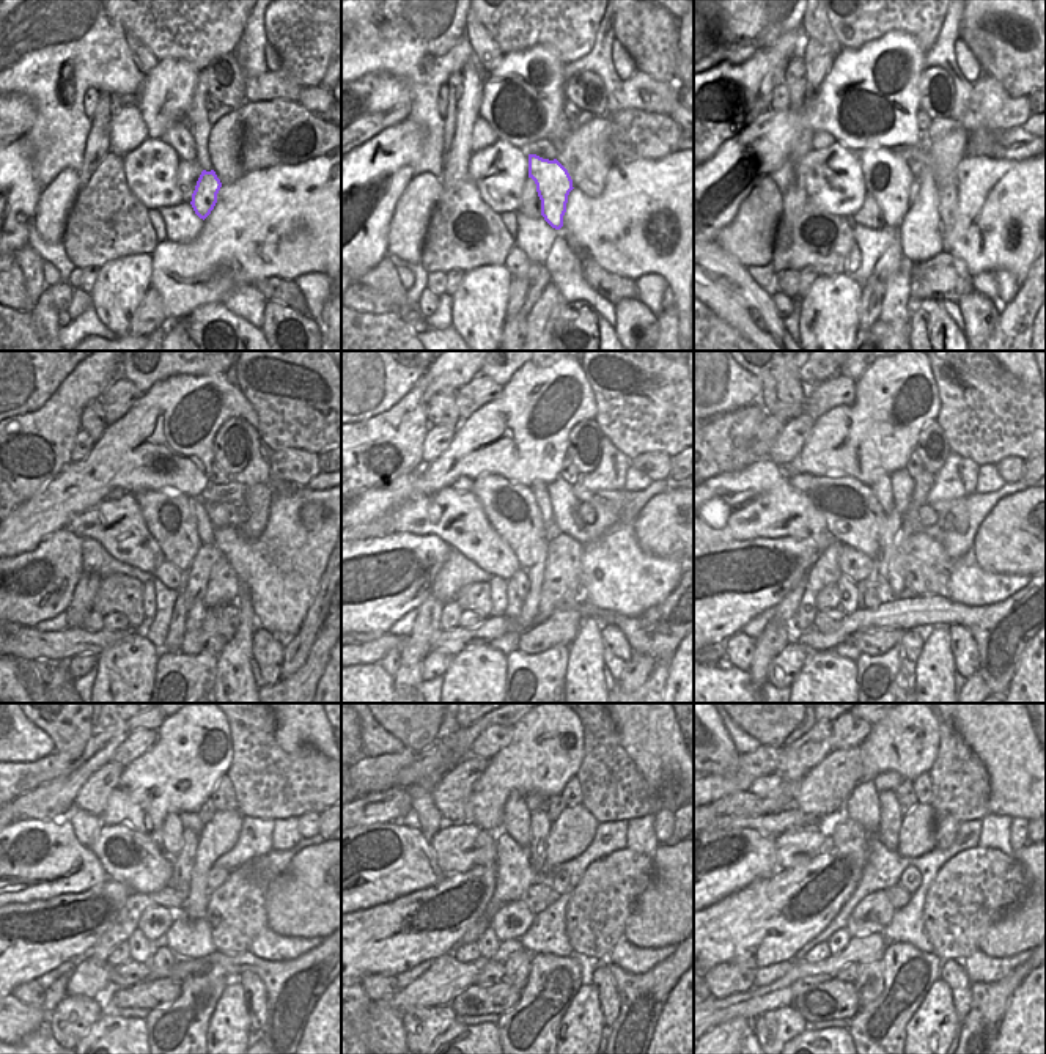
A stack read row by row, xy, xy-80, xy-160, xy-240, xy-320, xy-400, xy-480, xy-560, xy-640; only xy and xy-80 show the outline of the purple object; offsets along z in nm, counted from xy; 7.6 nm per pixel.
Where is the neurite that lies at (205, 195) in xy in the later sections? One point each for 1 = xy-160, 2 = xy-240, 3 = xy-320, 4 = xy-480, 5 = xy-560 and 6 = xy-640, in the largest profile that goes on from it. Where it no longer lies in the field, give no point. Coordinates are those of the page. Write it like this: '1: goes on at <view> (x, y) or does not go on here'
1: goes on at xy-160 (887, 178)
2: goes on at xy-240 (170, 519)
3: goes on at xy-320 (511, 510)
4: goes on at xy-480 (136, 859)
5: goes on at xy-560 (460, 845)
6: goes on at xy-640 (796, 847)

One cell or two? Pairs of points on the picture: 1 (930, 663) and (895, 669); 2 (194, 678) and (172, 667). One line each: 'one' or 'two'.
1: two
2: one

